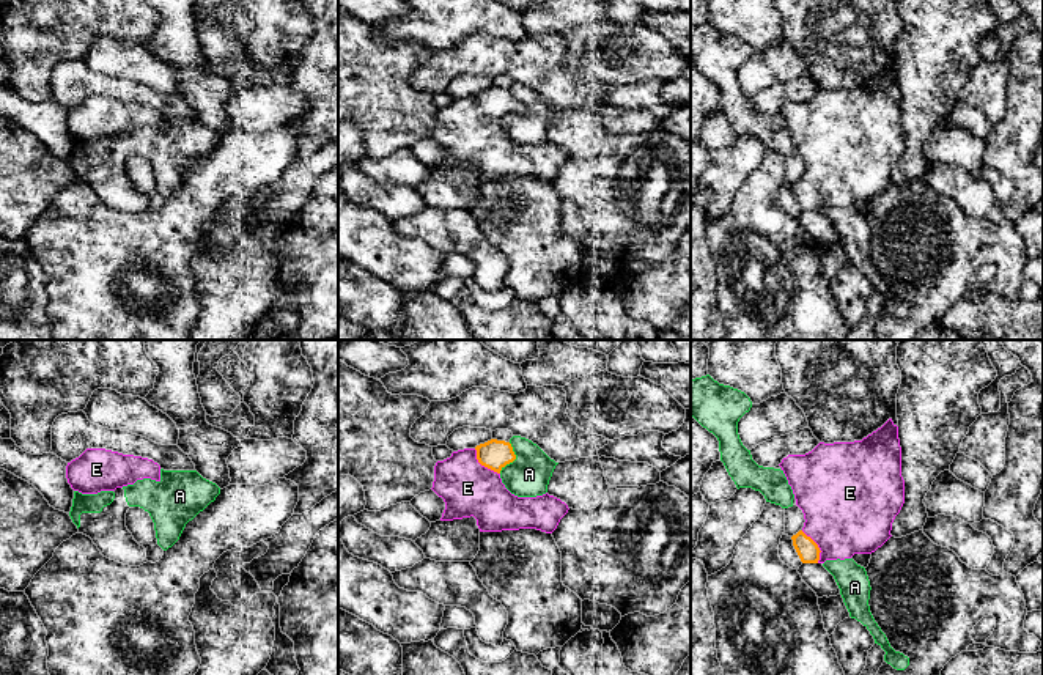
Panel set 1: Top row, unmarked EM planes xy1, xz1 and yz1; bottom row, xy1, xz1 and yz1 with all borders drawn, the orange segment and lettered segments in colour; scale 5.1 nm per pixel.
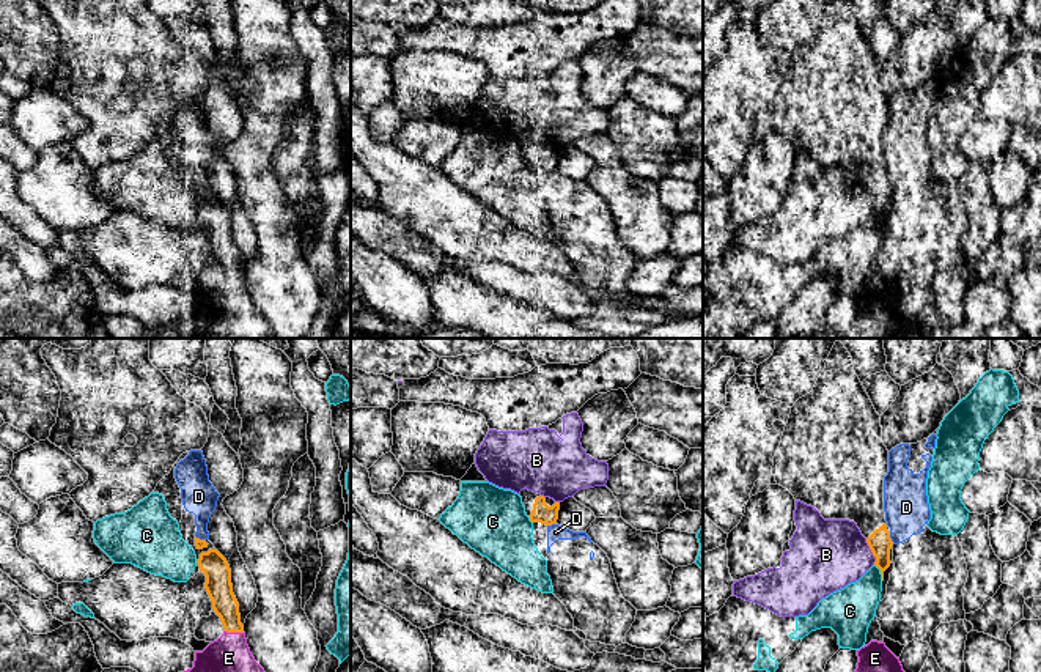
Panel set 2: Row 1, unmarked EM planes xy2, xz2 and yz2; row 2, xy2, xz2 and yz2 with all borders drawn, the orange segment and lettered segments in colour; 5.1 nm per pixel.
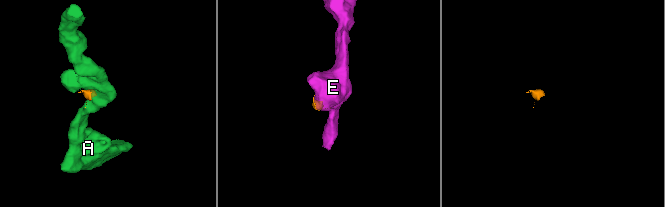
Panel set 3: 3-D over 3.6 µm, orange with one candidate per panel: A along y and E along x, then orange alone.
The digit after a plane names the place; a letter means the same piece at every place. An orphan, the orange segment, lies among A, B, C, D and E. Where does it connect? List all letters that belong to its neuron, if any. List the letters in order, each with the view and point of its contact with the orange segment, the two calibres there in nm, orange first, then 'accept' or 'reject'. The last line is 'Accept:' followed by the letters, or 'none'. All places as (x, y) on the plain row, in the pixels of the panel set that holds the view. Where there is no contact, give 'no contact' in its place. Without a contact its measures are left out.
A: meets orange in xz1 at (515, 106); 150 nm thick on the orange side, 220 nm on the other; reject
B: meets orange in yz2 at (871, 199); 120 nm thick on the orange side, 360 nm on the other; reject
C: meets orange in yz2 at (881, 219); 120 nm thick on the orange side, 240 nm on the other; reject
D: meets orange in yz2 at (890, 186); 120 nm thick on the orange side, 220 nm on the other; reject
E: meets orange in xz1 at (483, 112); 150 nm thick on the orange side, 280 nm on the other; accept
Accept: E

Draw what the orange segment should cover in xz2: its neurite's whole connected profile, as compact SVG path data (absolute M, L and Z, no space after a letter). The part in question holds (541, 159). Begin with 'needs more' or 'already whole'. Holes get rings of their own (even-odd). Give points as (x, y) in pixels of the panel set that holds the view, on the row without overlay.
needs more | M522 137L519 143L532 170L557 172L560 150L528 137Z

